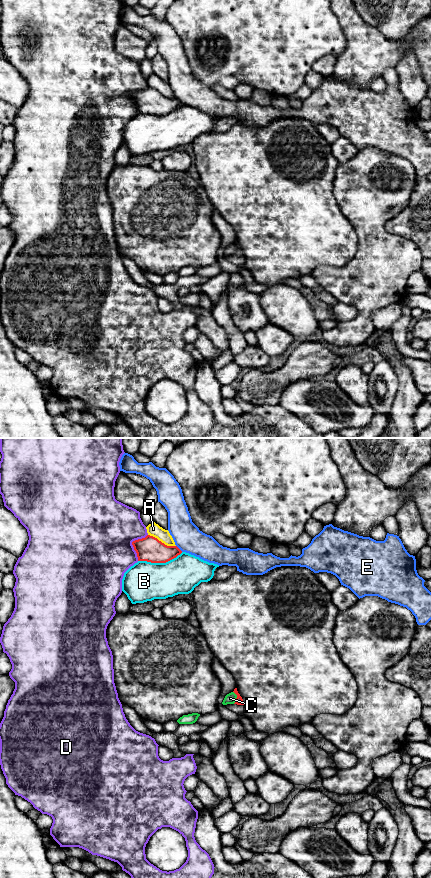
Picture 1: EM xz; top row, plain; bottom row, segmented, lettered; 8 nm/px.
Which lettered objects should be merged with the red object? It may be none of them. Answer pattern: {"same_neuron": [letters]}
{"same_neuron": []}

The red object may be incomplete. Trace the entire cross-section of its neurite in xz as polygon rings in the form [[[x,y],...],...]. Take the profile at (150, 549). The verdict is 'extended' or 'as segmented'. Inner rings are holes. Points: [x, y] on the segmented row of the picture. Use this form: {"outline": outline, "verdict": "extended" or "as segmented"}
{"outline": [[[147,535],[132,542],[138,561],[166,563],[182,553],[177,546],[167,546],[157,538]]], "verdict": "as segmented"}

